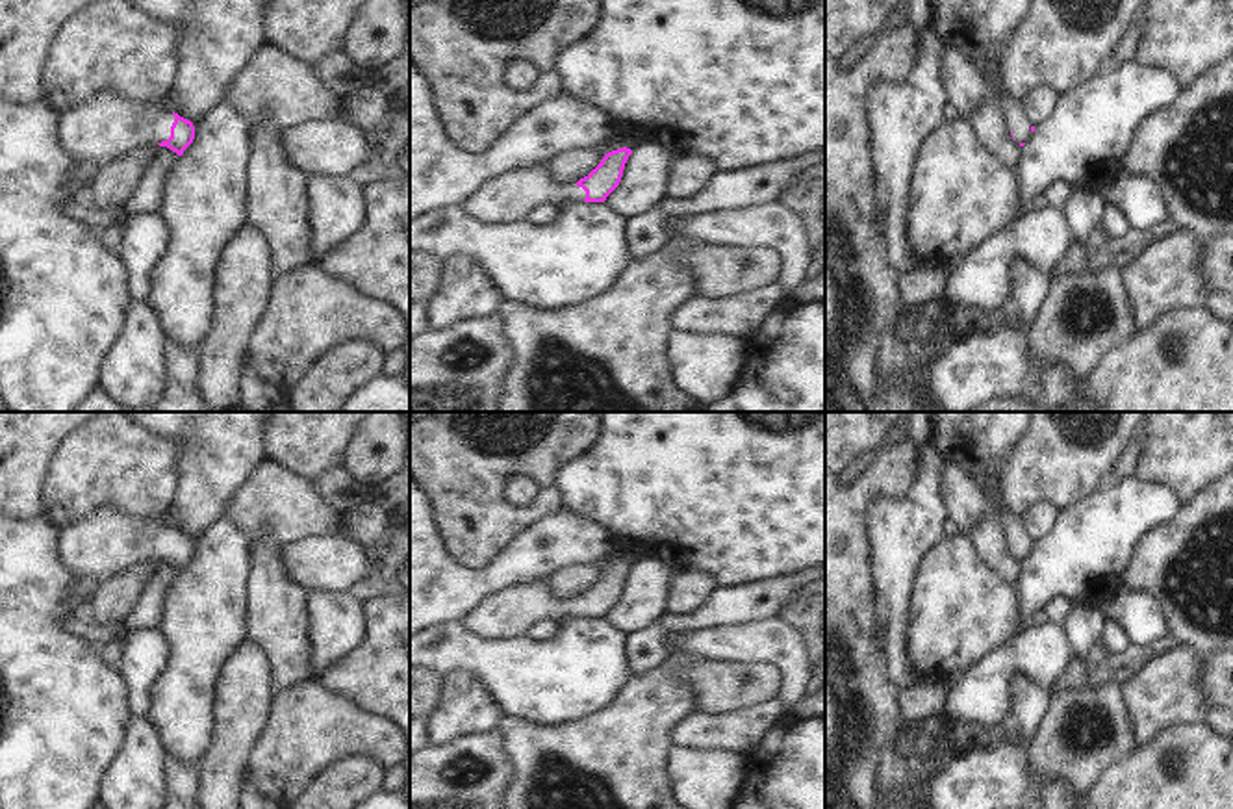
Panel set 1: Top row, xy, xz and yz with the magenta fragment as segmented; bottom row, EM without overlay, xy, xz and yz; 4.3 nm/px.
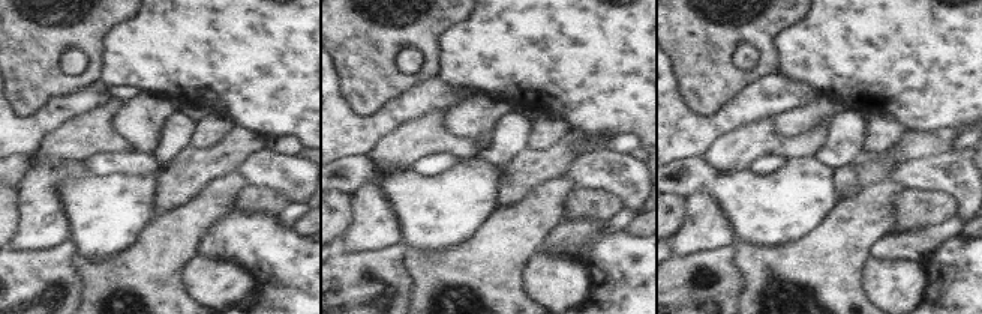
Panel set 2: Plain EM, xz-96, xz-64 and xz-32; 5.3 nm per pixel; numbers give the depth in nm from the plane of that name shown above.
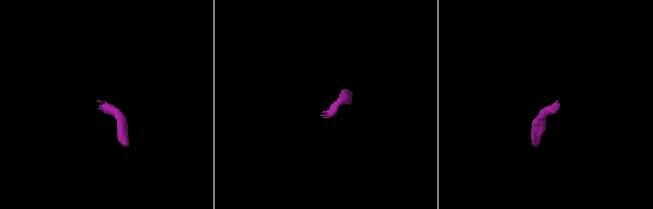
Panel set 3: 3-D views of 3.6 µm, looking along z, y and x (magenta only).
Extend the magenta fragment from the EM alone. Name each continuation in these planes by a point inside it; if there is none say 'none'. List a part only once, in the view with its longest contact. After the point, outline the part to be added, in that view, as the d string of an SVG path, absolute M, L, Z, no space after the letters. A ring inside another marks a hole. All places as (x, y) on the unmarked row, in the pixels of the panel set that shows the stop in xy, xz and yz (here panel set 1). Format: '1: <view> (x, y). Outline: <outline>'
1: xy (110, 542). Outline: M106 508L63 529L63 559L82 583L102 586L139 564L167 557L174 534L161 518Z

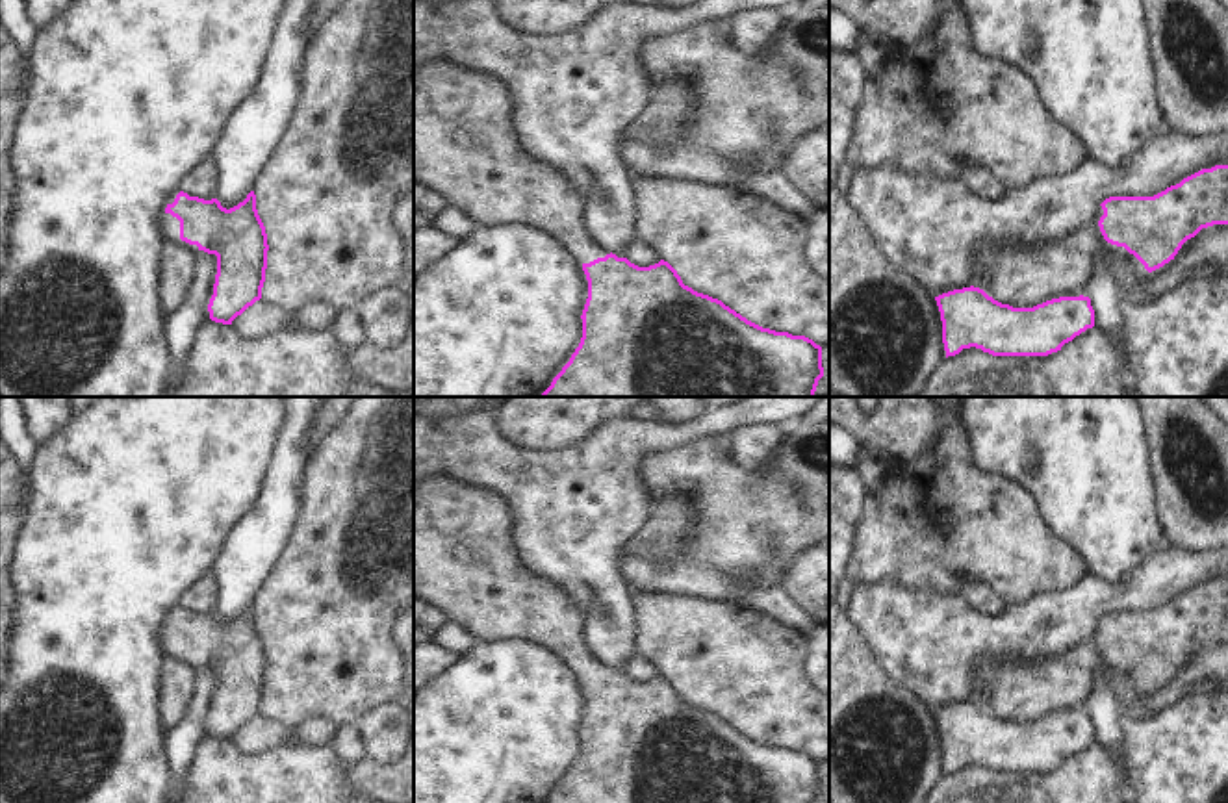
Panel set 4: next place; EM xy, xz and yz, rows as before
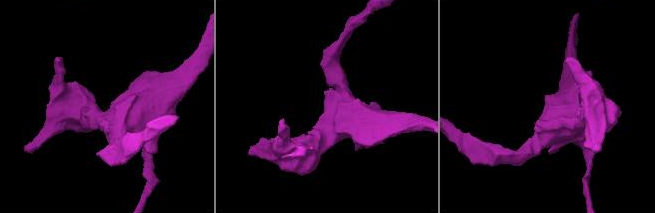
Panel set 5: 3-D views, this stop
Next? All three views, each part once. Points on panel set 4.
1: xy (171, 640). Outline: M171 629L163 631L161 644L169 655L173 655L173 656L180 655L180 636L176 632L173 632Z

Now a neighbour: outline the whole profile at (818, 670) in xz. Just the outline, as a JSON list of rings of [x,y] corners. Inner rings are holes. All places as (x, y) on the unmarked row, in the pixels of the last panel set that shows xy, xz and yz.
[[[829,625],[811,634],[811,681],[829,694]]]

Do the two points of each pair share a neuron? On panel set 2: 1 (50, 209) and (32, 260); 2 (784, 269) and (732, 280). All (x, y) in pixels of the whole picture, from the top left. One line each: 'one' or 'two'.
1: two
2: two

